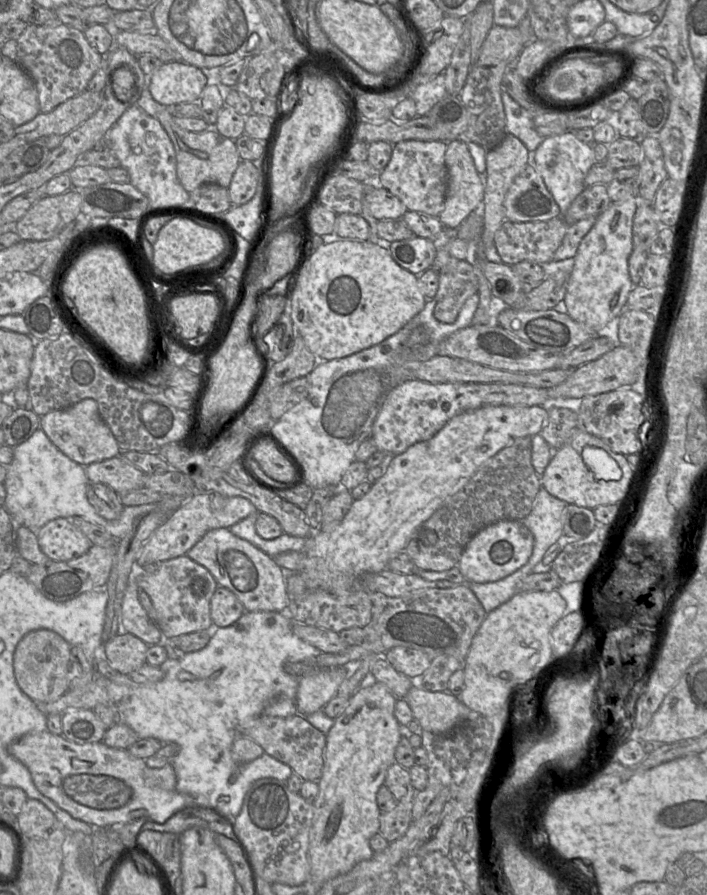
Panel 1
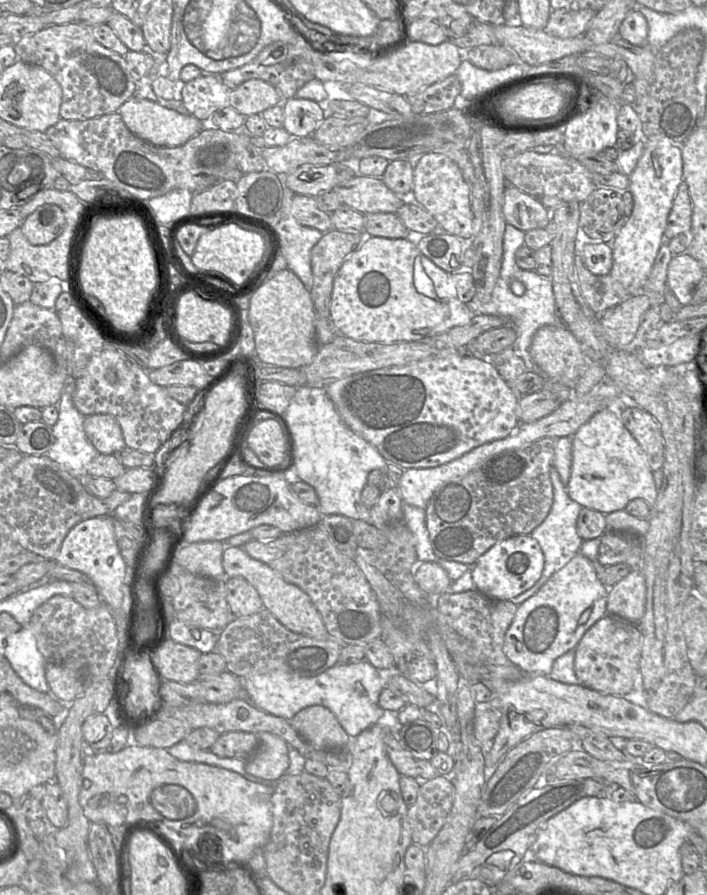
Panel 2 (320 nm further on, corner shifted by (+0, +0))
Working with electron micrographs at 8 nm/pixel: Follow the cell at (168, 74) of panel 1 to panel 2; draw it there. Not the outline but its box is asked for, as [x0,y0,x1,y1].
[181,73,230,124]

